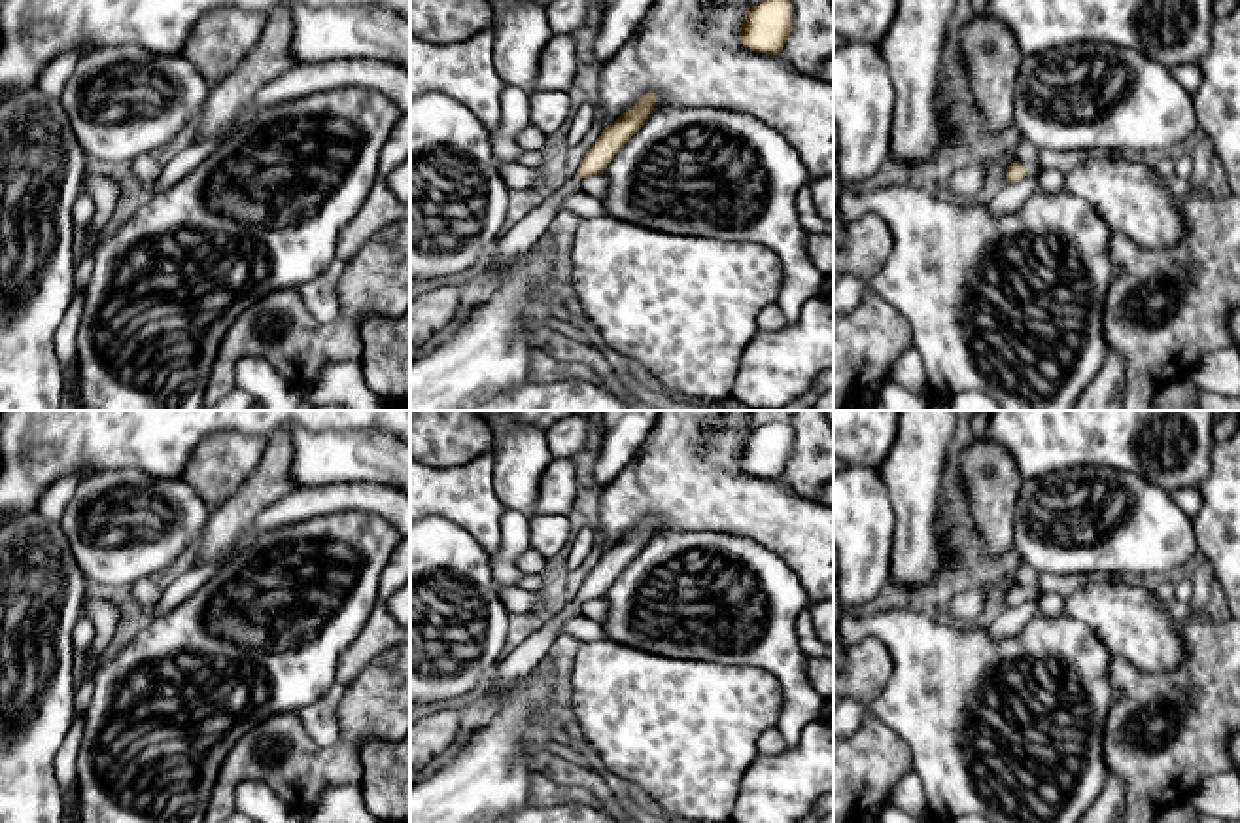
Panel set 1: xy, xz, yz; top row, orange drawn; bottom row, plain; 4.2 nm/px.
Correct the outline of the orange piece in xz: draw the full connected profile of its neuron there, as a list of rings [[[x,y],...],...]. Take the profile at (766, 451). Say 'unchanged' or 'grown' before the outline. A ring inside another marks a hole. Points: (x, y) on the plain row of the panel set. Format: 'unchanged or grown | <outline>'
unchanged | [[[779,412],[767,424],[749,429],[739,450],[739,464],[745,473],[777,479],[792,456],[792,429]]]

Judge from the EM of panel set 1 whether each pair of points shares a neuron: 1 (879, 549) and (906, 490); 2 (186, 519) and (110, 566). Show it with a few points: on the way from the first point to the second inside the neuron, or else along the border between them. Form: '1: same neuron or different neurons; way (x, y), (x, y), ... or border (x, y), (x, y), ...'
1: different neurons; border (878, 472), (895, 513), (893, 557)
2: same neuron; way (167, 534), (150, 536), (142, 543), (129, 547)

